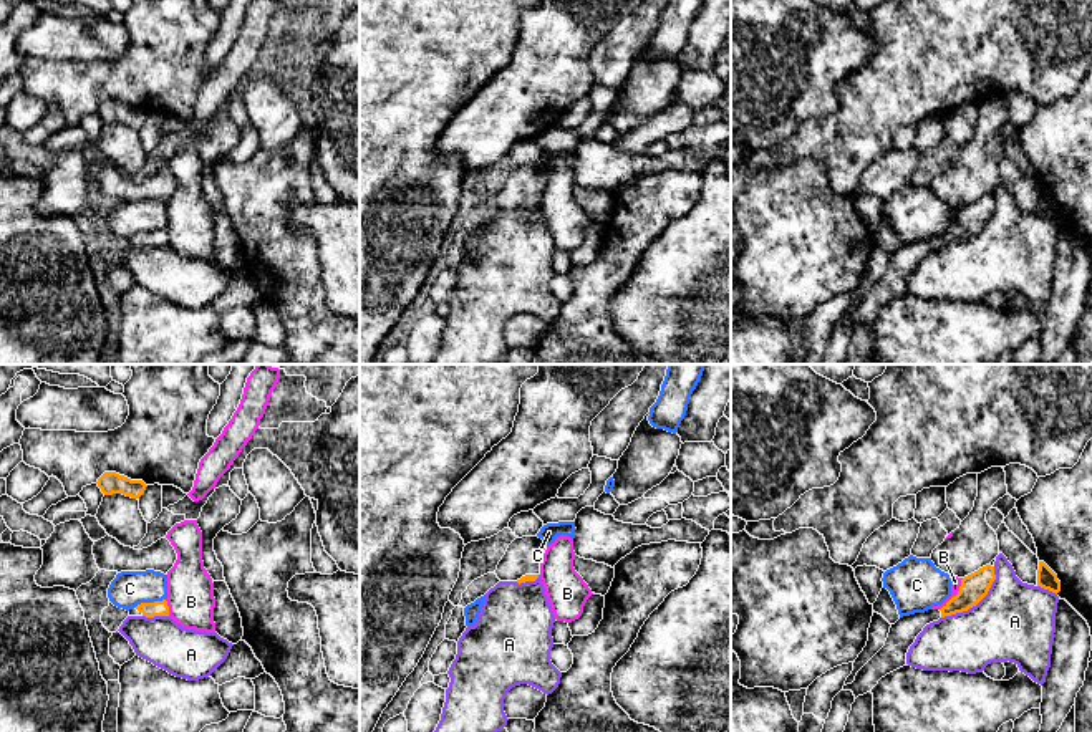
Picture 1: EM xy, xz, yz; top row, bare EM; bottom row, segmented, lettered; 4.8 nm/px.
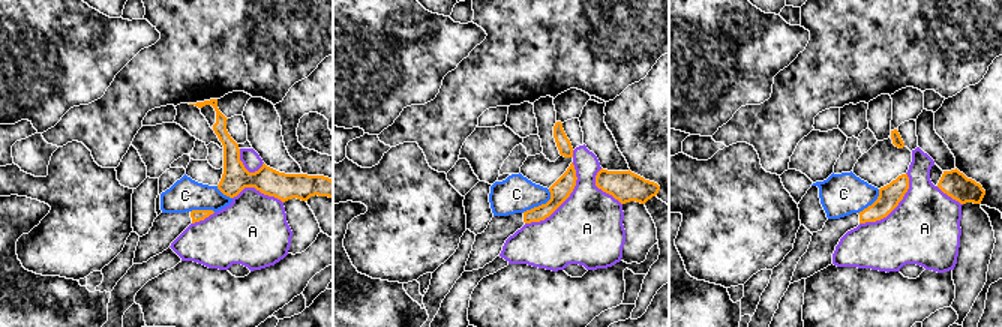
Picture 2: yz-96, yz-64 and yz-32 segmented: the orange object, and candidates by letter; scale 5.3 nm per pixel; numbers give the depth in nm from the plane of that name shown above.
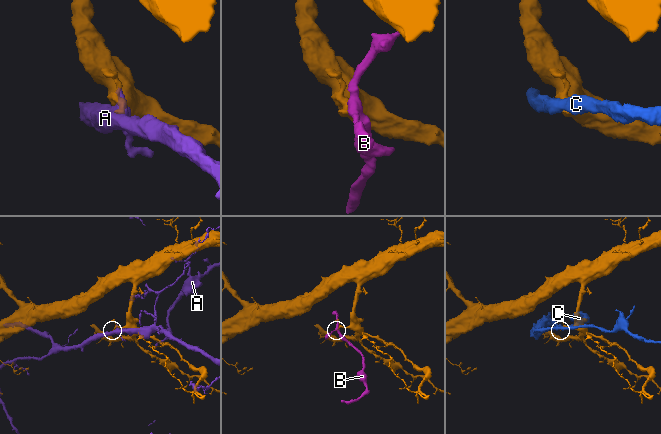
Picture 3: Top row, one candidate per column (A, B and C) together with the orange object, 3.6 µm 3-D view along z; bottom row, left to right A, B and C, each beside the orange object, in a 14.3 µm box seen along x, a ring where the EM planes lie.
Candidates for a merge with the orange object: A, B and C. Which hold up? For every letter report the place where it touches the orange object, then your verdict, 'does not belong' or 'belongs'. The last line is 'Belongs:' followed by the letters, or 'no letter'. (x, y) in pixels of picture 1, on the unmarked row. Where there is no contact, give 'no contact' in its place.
A: yz (976, 232) | does not belong
B: yz (956, 224) | does not belong
C: xy (149, 232) | does not belong
Belongs: no letter

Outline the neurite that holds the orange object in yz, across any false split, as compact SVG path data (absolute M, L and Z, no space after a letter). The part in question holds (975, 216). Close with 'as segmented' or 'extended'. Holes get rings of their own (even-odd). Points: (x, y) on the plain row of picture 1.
M986 194L964 205L958 224L941 238L900 247L891 253L885 275L857 301L852 313L843 315L843 320L852 320L857 328L870 321L887 303L906 295L906 282L926 253L976 235L988 224L994 209L994 195Z | extended

